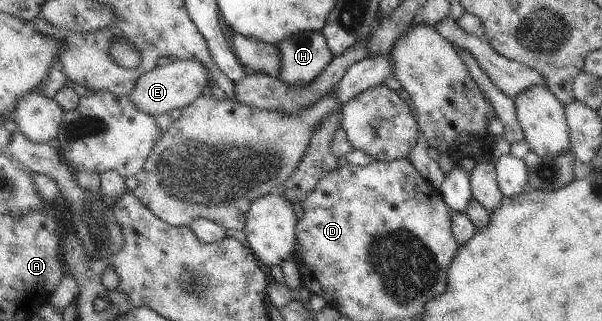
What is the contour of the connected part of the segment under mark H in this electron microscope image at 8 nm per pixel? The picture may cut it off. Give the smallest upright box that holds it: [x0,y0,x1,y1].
[278,32,334,85]

